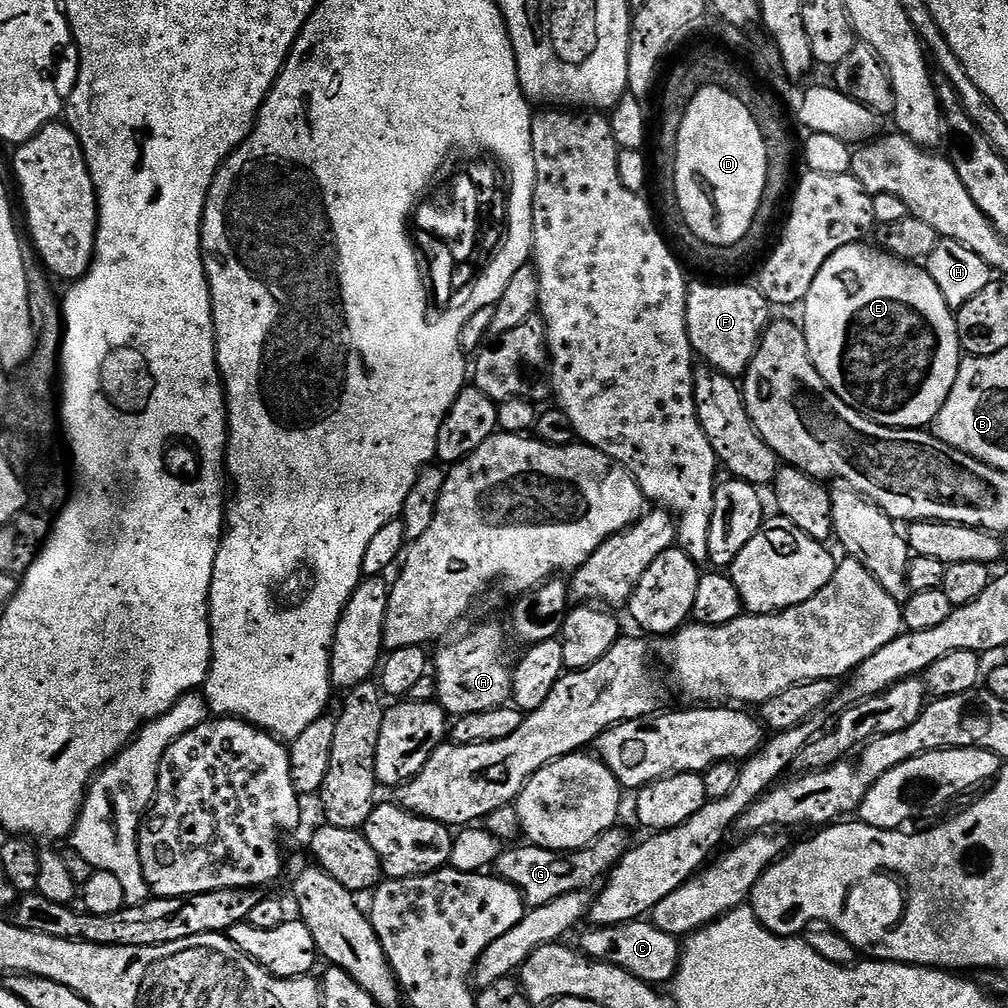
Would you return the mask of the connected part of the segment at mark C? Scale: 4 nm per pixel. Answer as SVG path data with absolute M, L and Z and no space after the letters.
M647 919L631 920L618 926L595 926L587 929L589 932L578 943L579 951L589 956L592 960L601 960L613 964L615 968L626 970L634 974L634 978L645 980L653 986L667 985L680 969L680 954L682 944L677 937L658 930Z

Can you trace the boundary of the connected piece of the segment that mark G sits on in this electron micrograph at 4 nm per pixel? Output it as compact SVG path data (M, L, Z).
M617 826L606 830L597 840L573 852L555 852L531 842L524 842L521 848L505 847L494 865L495 875L513 884L524 895L528 908L546 906L546 902L554 902L554 898L562 898L562 894L591 889L595 880L600 882L607 877L630 847L622 828Z

